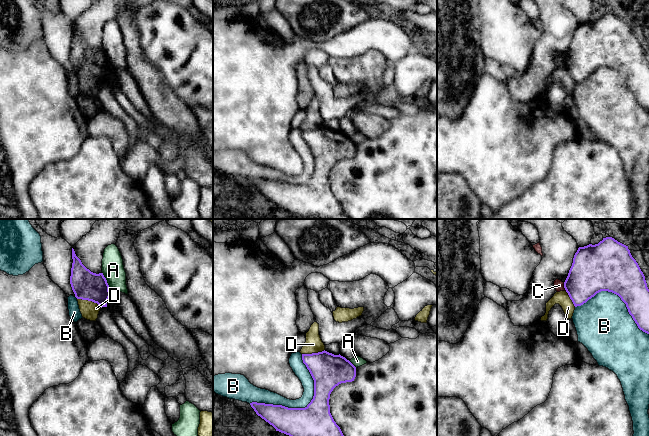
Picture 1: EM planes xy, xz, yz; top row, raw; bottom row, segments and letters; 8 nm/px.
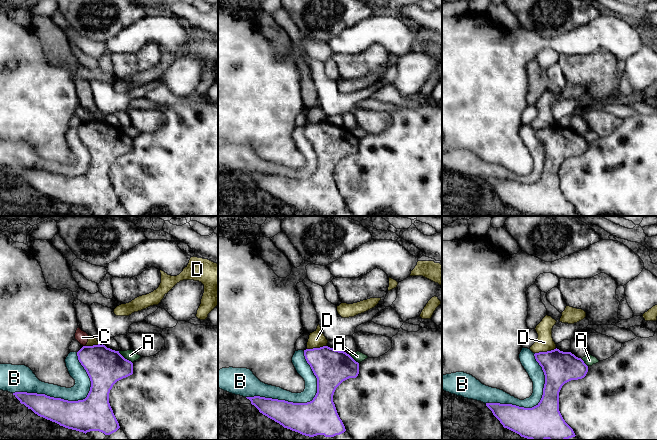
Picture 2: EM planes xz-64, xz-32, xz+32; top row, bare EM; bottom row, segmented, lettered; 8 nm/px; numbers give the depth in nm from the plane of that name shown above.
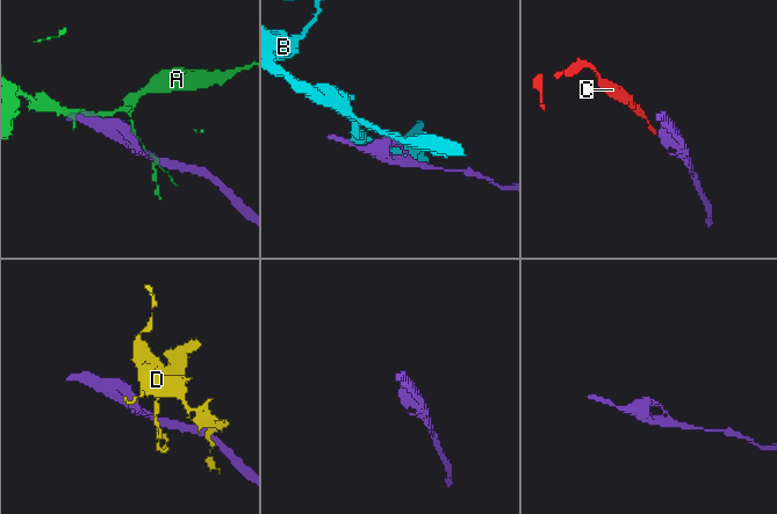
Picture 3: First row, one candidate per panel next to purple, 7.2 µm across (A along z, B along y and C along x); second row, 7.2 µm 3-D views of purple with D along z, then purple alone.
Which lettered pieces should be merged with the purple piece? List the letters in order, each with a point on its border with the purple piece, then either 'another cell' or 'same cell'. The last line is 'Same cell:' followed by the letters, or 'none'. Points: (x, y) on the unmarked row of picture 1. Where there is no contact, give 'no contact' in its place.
A: xy (106, 56) | another cell
B: xz (303, 184) | another cell
C: yz (564, 62) | another cell
D: xy (89, 76) | another cell
Same cell: none

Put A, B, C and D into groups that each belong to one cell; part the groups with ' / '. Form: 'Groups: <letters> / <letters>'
Groups: A / B / C / D

